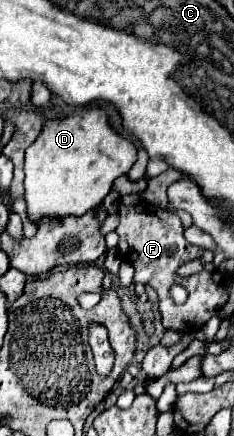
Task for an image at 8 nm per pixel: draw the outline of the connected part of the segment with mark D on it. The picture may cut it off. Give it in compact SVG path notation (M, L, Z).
M89 107L75 111L69 117L49 119L41 131L41 135L31 143L31 147L25 151L25 201L27 201L27 213L31 221L37 221L43 215L55 215L55 217L67 217L67 215L83 215L105 199L105 195L111 191L113 181L121 175L127 175L133 163L137 161L137 147L127 137L121 137L109 121L109 115L103 107Z

